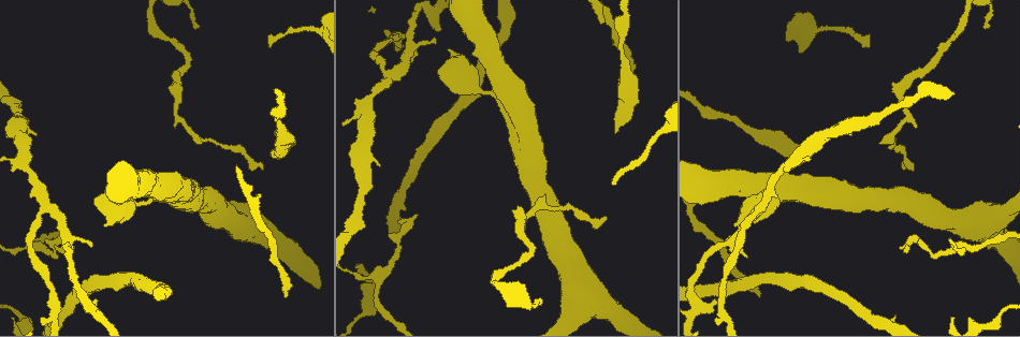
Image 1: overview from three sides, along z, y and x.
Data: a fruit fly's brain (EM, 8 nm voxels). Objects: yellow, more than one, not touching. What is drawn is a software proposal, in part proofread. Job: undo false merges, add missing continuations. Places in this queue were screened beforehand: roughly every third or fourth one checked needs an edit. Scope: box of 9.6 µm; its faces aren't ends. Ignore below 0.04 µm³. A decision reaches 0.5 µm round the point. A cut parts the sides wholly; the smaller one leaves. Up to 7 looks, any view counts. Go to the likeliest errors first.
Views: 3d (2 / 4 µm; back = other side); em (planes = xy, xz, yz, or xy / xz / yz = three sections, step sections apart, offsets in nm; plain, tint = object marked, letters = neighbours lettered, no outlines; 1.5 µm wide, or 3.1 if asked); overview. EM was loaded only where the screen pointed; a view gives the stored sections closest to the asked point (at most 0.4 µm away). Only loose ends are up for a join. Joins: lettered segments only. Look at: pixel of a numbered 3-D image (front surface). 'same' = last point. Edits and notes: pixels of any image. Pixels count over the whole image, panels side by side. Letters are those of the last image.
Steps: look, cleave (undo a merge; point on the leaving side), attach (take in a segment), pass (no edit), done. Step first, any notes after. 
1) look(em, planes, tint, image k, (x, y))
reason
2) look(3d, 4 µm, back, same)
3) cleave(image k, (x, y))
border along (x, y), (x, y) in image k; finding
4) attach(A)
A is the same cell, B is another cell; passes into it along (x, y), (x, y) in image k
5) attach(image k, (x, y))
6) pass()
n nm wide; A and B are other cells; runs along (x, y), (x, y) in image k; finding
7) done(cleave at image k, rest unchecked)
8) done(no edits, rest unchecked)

look(3d, 2 µm, image 1, (285, 295))
end of a long branch

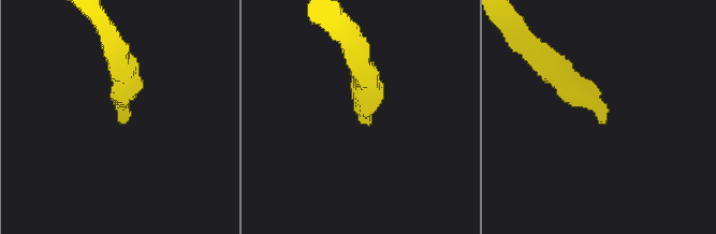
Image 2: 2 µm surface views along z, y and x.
look(em, planes, letters, image 2, (126, 123))
now the EM

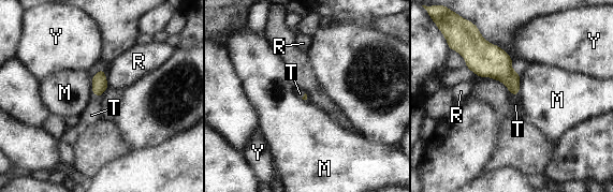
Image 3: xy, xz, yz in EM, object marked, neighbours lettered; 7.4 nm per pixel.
attach(T)
T is the same cell, M, R and Y are other cells; passes into it along (100, 85), (96, 94), (91, 115) in image 3; the neuron continues

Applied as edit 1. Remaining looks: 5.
look(overview)
redraw

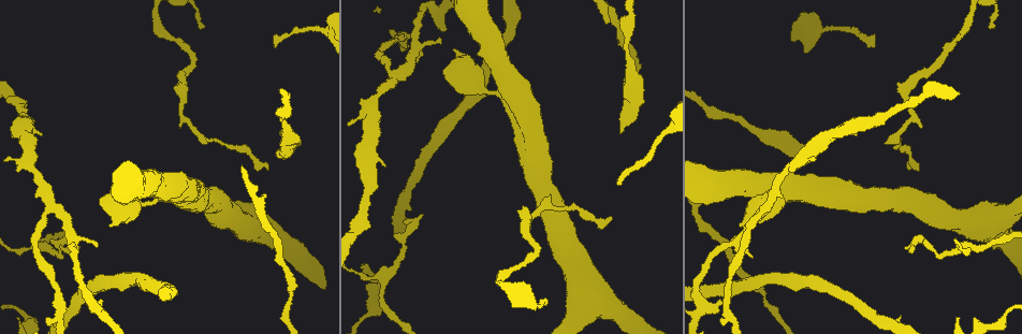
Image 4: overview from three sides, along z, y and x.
look(em, planes, letters, image 4, (872, 45))
thin end

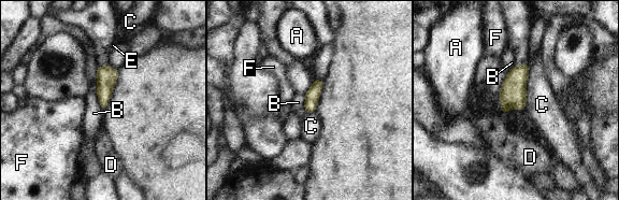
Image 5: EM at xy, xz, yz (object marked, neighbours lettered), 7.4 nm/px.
pass()
A, B, C, D, E and F are other cells; border along (96, 87), (96, 96), (102, 111) in image 5; no lettered segment goes on from it

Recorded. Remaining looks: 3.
look(3d, 4 µm, image 4, (545, 302))
an open end

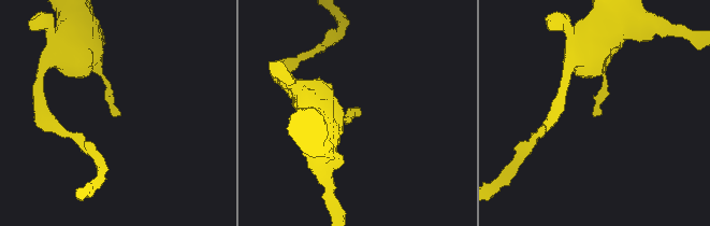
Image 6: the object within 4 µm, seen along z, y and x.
look(em, yz, step 8, tint, image 6, (359, 113))
need the tissue

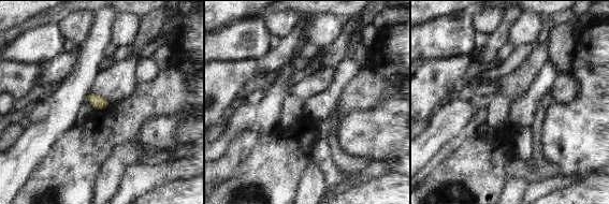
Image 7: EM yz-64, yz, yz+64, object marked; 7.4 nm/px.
look(em, yz, step 8, letters, same)
see the neighbours

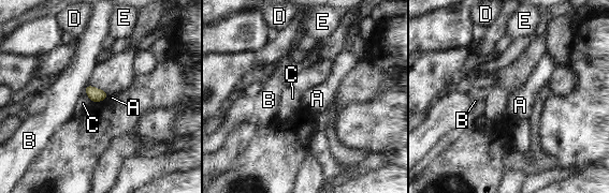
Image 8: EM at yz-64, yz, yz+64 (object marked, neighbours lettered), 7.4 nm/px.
pass()
C touches over 110 nm; A, B, C, D and E are other cells; border along (109, 94), (105, 99) in image 8; none of them fits

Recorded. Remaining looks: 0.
done(attach at image 3, rest unchecked)

